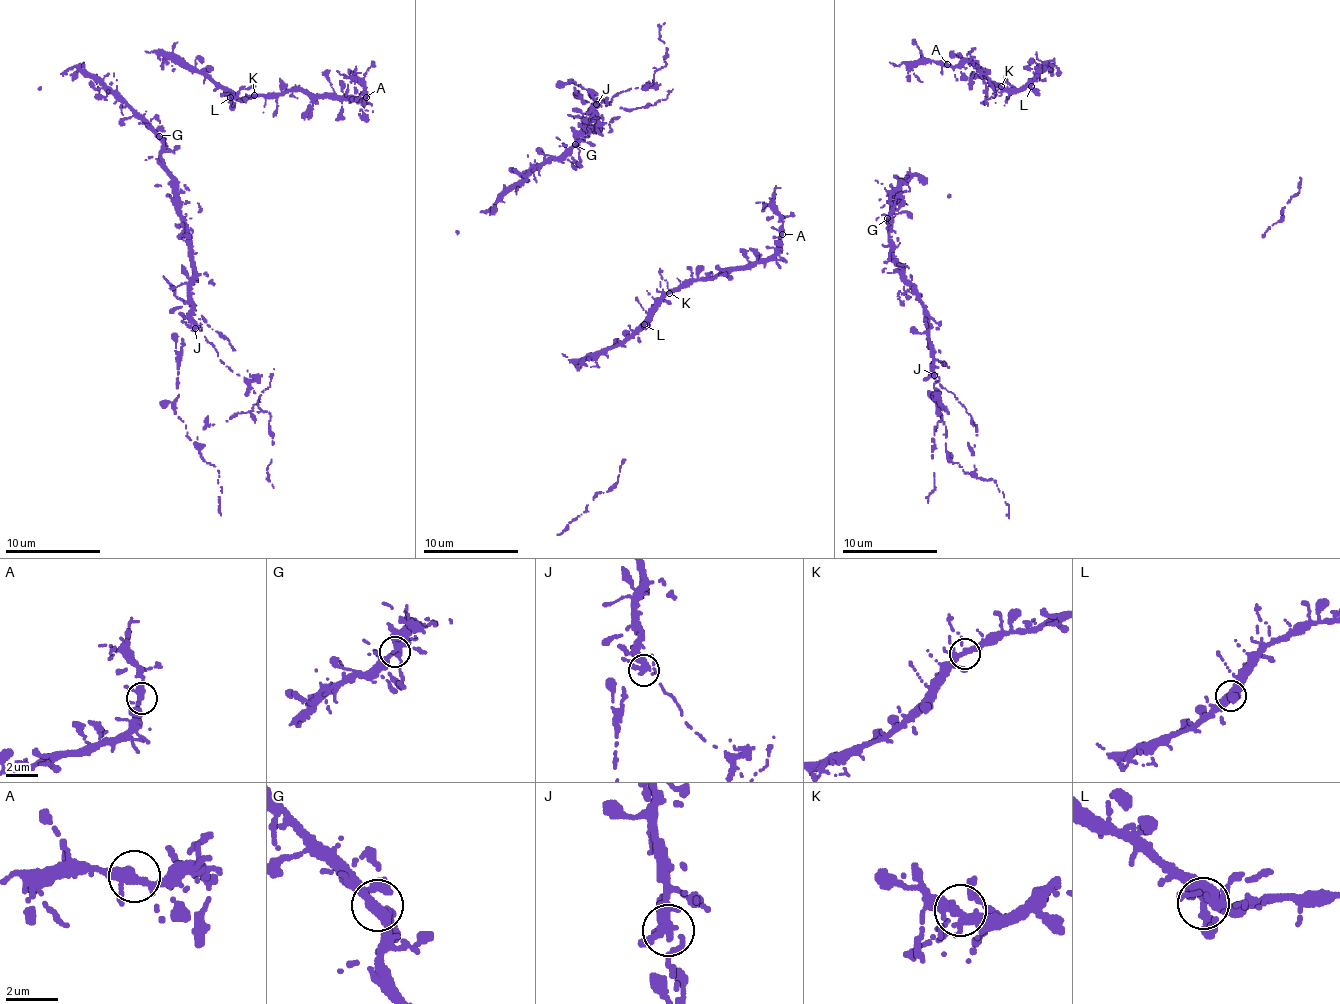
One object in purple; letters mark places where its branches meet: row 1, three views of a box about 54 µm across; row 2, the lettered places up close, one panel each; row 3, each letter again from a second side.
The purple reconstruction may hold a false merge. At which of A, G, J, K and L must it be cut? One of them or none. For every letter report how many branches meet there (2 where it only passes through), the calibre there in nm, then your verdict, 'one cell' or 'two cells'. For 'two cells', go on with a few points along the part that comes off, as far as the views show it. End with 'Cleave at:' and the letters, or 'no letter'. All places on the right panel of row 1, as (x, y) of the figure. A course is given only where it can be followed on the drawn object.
A: 3 branches meet; 280 nm thick; one cell
G: 3 branches meet; 280 nm thick; one cell
J: 3 branches meet; 280 nm thick; two cells; foreign part runs (933, 374), (940, 378), (934, 392), (941, 410), (933, 428), (933, 491), (928, 503)
K: 4 branches meet; 280 nm thick; one cell
L: 3 branches meet; 400 nm thick; one cell
Cleave at: J

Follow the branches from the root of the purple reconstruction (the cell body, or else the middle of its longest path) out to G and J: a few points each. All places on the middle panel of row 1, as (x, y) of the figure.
G: (577, 170), (579, 164), (571, 151), (575, 144)
J: (577, 170), (579, 164), (571, 151), (577, 141), (576, 133), (587, 124), (597, 128), (597, 103)

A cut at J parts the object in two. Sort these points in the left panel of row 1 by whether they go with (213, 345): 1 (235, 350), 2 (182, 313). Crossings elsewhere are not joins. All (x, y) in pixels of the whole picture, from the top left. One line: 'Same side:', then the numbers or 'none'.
Same side: none

